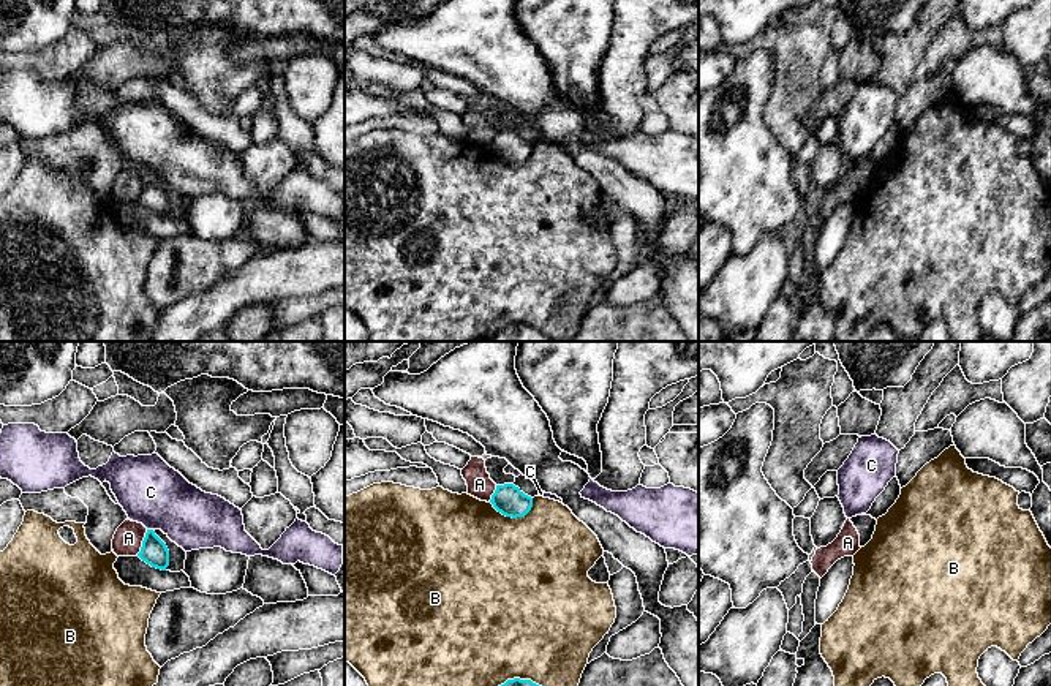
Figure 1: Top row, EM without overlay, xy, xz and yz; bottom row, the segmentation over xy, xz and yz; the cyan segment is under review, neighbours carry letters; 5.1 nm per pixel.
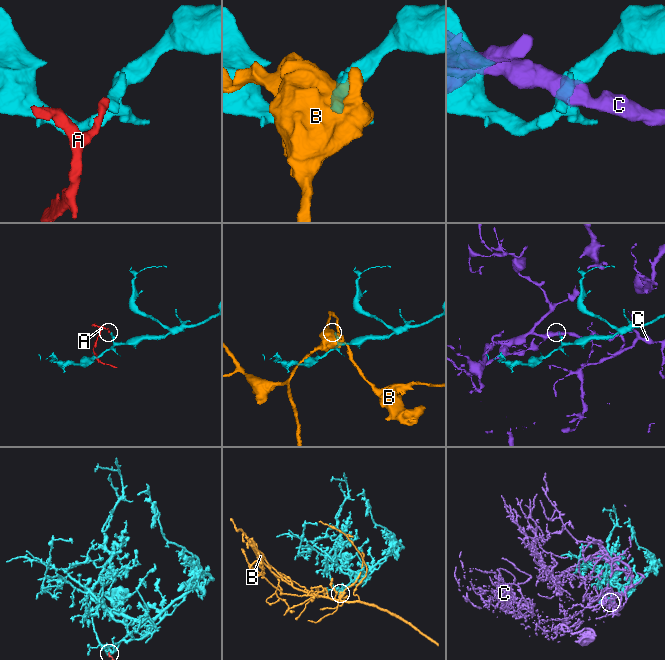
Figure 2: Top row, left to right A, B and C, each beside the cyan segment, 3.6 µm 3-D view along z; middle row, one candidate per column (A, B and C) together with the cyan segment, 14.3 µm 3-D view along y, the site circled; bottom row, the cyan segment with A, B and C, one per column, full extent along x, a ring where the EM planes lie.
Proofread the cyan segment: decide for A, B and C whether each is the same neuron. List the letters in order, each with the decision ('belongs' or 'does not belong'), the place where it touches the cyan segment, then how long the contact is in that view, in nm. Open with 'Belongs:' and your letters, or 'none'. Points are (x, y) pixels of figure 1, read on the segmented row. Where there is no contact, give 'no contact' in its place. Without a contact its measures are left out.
Belongs: none
A: does not belong; contact xy (143, 542); length 150 nm
B: does not belong; contact xz (511, 516); length 220 nm
C: does not belong; contact xy (150, 530); length 30 nm

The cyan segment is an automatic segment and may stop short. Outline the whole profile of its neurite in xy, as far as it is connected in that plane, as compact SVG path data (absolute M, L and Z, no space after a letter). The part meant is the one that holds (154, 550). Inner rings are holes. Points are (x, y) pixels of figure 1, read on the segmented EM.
M147 530L137 556L152 567L161 571L166 571L166 567L169 566L169 550L153 530Z

